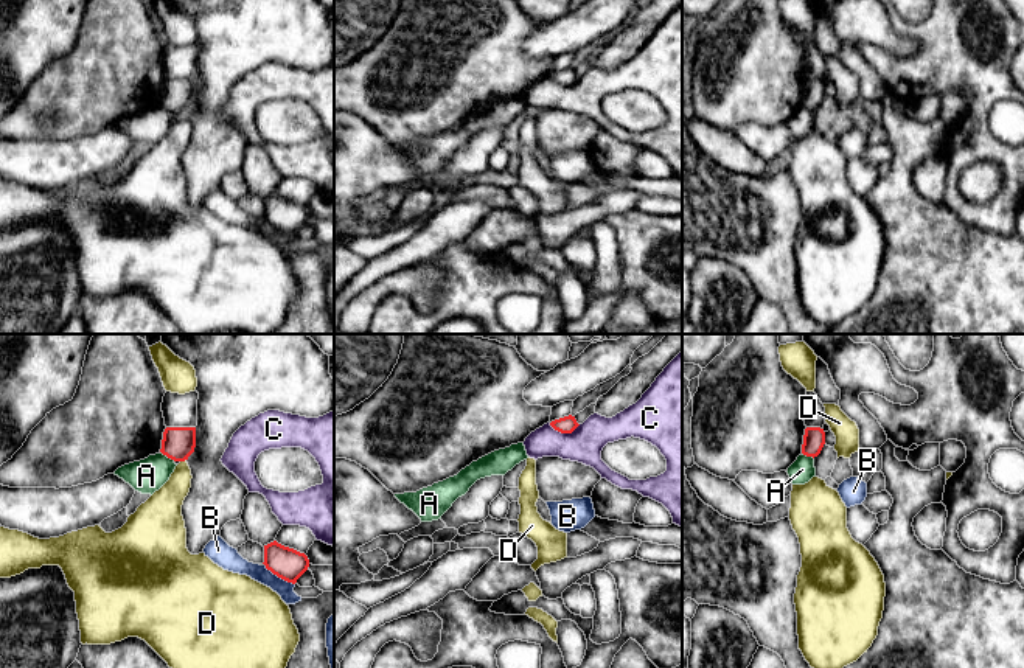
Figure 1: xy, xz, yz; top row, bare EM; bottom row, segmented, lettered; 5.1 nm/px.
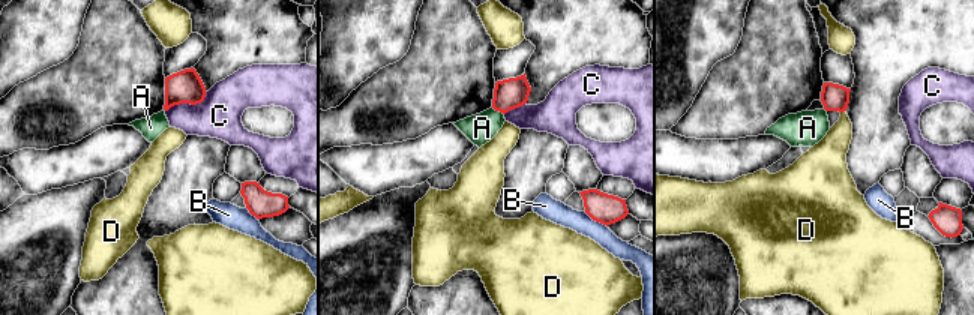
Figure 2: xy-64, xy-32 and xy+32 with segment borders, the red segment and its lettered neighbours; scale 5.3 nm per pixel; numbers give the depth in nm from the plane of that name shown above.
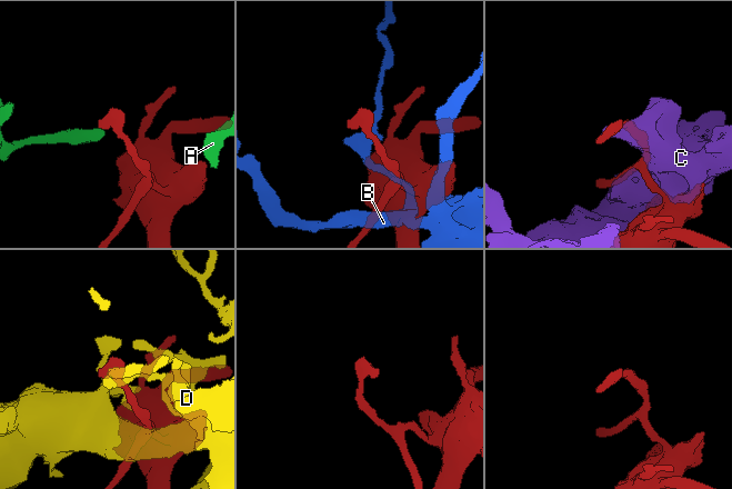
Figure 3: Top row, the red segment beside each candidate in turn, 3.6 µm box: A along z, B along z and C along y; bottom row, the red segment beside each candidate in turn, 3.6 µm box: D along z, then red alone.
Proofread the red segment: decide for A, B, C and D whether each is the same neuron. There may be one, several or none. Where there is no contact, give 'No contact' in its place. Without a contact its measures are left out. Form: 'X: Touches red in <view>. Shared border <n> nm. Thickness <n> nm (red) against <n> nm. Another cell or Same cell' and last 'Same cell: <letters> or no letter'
A: Touches red in xy. Shared border 90 nm. Thickness 170 nm (red) against 180 nm. Another cell
B: Touches red in xy. Shared border 190 nm. Thickness 160 nm (red) against 100 nm. Another cell
C: Touches red in xz. Shared border 170 nm. Thickness 90 nm (red) against 190 nm. Another cell
D: Touches red in xy. Shared border 40 nm. Thickness 170 nm (red) against 180 nm. Another cell
Same cell: no letter

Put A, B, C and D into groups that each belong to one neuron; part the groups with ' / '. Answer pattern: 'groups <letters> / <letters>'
groups A / B / C / D

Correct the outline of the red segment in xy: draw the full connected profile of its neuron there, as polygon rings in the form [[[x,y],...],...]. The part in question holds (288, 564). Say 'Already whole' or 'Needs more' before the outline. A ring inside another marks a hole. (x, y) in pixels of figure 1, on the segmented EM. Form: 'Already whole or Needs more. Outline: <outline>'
Already whole. Outline: [[[273,541],[264,545],[263,564],[278,578],[295,584],[297,579],[308,570],[309,559],[305,553],[300,553]]]

